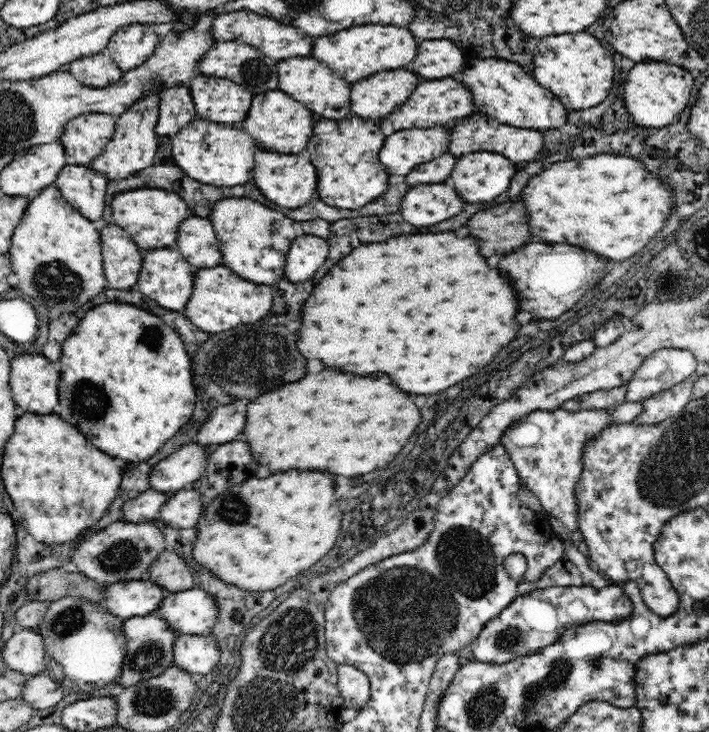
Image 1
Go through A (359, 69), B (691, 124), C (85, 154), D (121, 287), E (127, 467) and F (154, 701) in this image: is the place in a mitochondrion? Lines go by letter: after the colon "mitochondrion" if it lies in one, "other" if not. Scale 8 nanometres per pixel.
A: other
B: other
C: other
D: other
E: other
F: mitochondrion

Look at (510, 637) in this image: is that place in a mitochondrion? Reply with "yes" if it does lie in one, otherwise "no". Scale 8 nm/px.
yes

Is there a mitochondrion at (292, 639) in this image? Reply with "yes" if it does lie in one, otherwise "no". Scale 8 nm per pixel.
yes

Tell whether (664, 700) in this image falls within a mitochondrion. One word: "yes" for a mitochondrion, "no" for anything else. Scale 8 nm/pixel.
no

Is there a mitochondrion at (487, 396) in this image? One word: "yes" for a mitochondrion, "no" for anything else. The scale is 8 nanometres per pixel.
no

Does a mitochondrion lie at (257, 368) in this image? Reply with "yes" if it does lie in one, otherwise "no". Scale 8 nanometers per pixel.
yes

